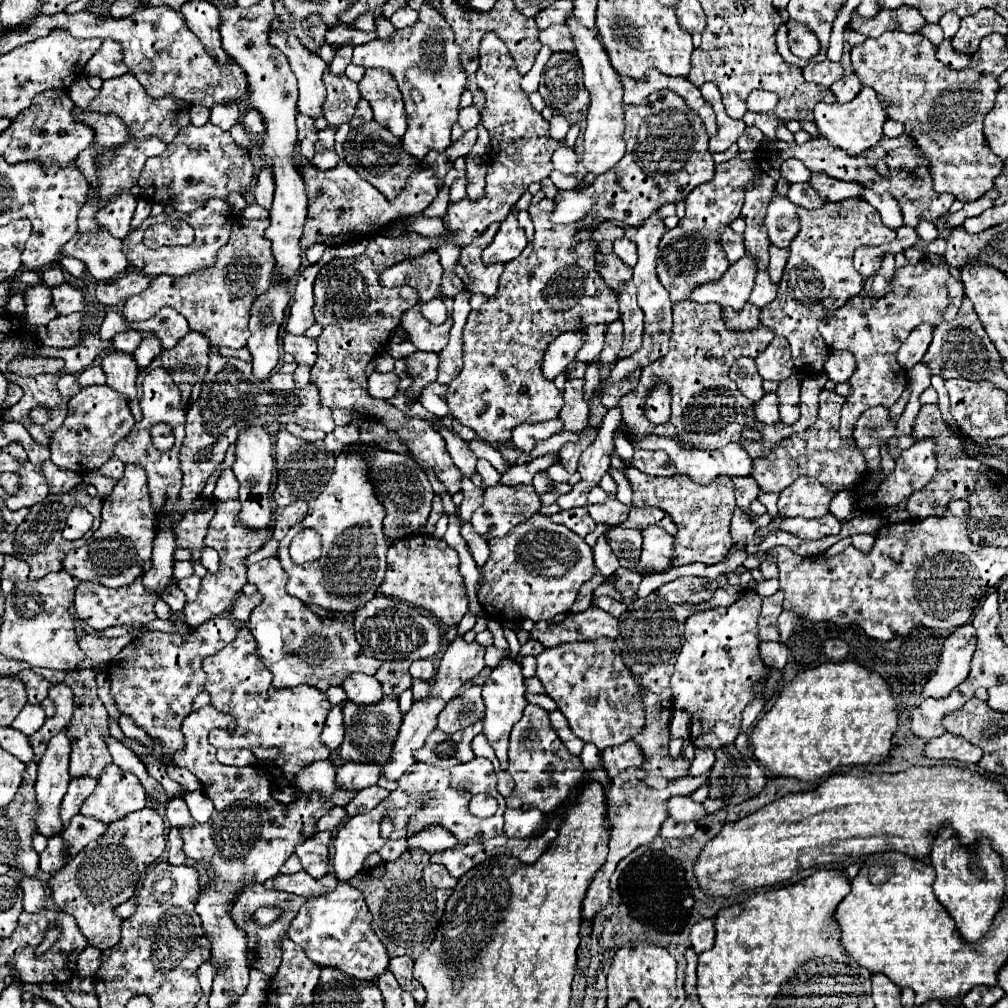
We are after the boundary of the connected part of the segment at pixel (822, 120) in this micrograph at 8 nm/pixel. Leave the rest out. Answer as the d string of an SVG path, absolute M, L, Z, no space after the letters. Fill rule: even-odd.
M864 87L850 103L818 103L814 107L814 123L820 129L820 135L824 139L828 139L834 147L844 149L846 153L858 155L864 153L866 149L870 149L872 145L876 145L880 141L882 133L882 125L886 121L886 111L880 105L880 99L876 95L876 91L872 87Z

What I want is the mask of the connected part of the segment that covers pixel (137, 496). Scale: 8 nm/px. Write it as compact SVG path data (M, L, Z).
M138 463L126 465L126 471L114 491L104 499L102 523L94 535L116 535L114 539L90 539L84 547L74 549L66 555L62 567L78 581L98 581L106 587L130 585L132 579L140 577L142 563L152 557L152 541L156 535L156 511L152 511L148 479L144 467Z

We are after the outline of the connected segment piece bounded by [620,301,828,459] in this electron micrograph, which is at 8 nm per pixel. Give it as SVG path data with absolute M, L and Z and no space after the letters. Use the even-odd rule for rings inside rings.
M684 301L684 303L676 303L674 305L674 329L672 329L672 337L670 337L670 351L666 357L650 363L648 367L642 369L642 377L638 387L624 395L620 399L620 409L622 409L622 421L626 427L626 433L630 437L644 437L644 435L664 435L664 437L676 437L680 439L680 443L684 443L684 447L700 447L704 451L710 449L722 449L728 443L738 443L742 445L748 455L760 457L766 455L770 451L770 447L778 441L782 441L788 435L800 433L804 429L808 429L818 415L818 395L824 389L828 375L820 373L820 375L805 375L800 389L800 419L794 425L786 425L786 423L776 423L776 427L764 427L764 423L756 423L756 415L752 411L754 403L750 399L746 399L740 389L736 387L734 381L730 381L728 371L732 367L732 363L742 357L742 355L752 355L758 357L760 351L764 351L770 341L774 339L772 329L768 327L756 327L756 331L740 335L736 331L728 331L728 327L724 327L724 319L722 319L722 307L716 303L692 303L692 301ZM652 383L670 383L672 389L672 417L668 419L668 423L664 425L652 425L650 421L646 421L644 415L644 399L648 395L648 391L652 389ZM742 427L756 427L764 441L756 443L756 441L746 441L740 437Z

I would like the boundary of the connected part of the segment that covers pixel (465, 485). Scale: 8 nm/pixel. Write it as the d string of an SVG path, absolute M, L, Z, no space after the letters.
M468 477L462 479L462 493L464 493L464 501L460 505L460 519L462 521L470 521L472 513L482 505L484 501L484 489L476 487Z

